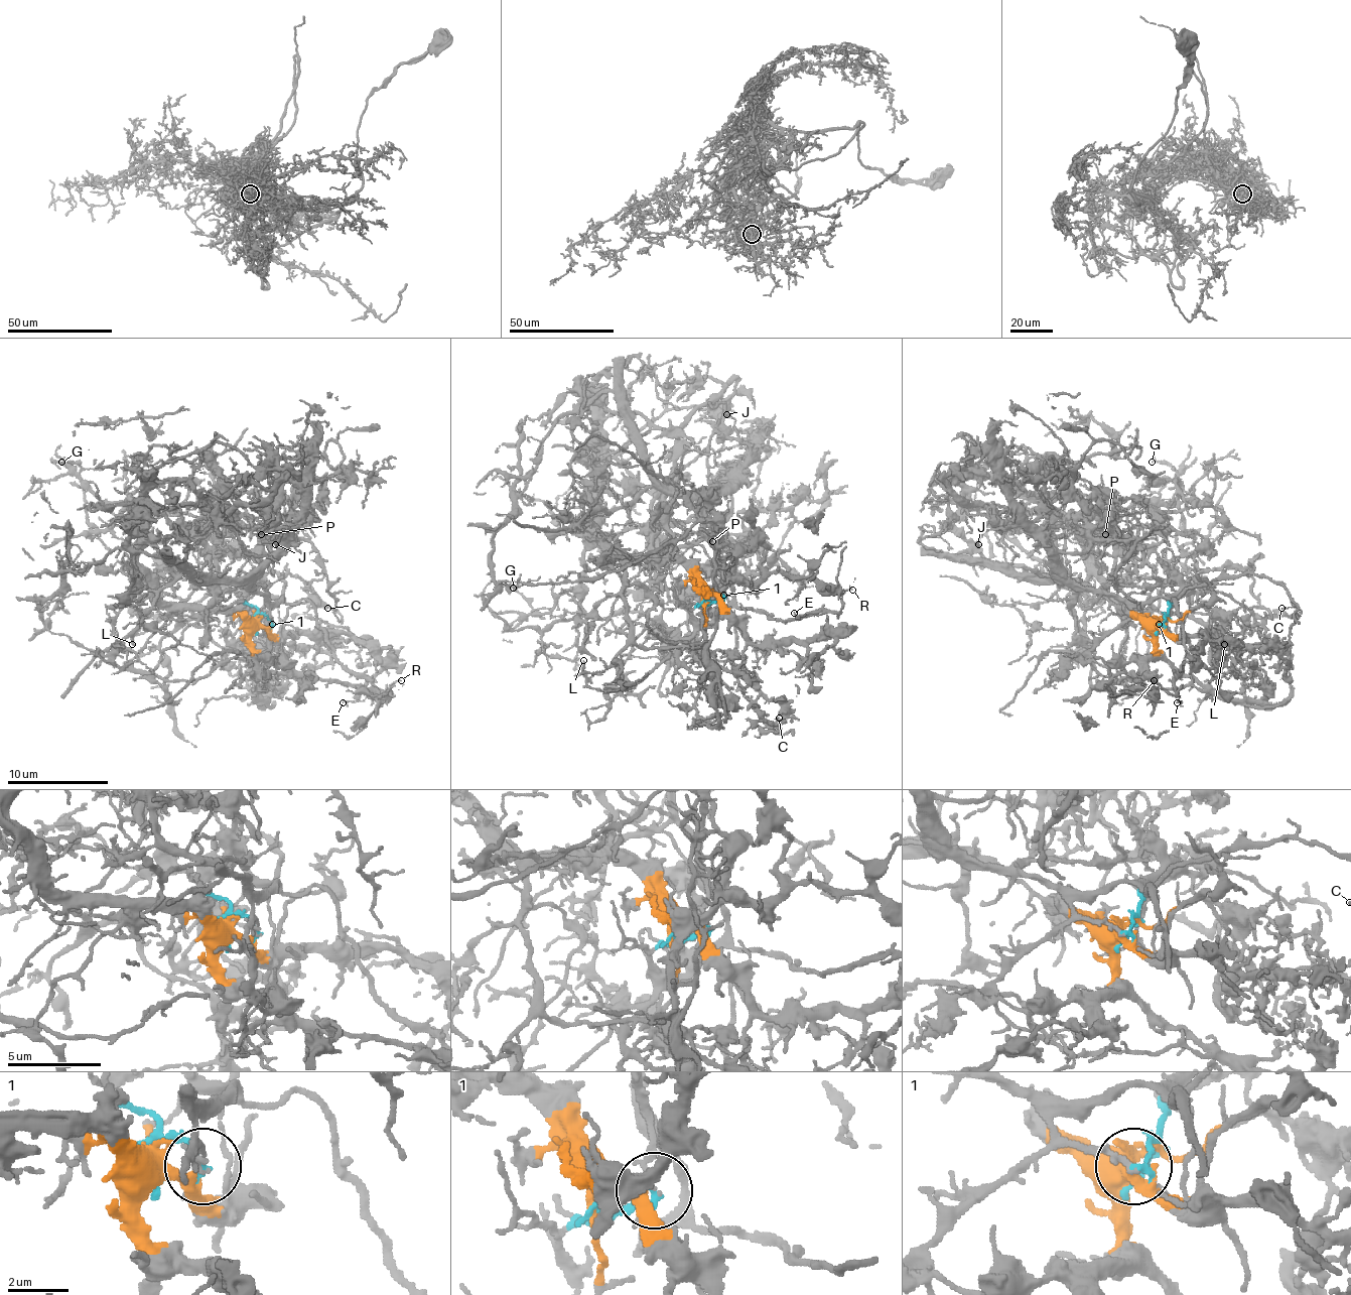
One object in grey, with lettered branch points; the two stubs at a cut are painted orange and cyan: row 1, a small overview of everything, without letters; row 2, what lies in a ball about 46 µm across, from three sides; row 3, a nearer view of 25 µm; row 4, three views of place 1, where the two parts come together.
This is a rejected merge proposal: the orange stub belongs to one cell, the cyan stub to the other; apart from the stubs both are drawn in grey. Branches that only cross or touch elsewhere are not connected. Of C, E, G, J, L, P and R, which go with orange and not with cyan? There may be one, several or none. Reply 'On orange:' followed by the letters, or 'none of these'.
On orange: G

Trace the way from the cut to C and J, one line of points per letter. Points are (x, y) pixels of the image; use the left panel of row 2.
C: (254, 624), (257, 609), (242, 596), (262, 586), (279, 596), (287, 573), (305, 580), (327, 609)
J: (254, 624), (254, 617), (272, 624), (269, 604), (254, 589), (259, 568), (297, 525), (282, 530), (274, 545)

